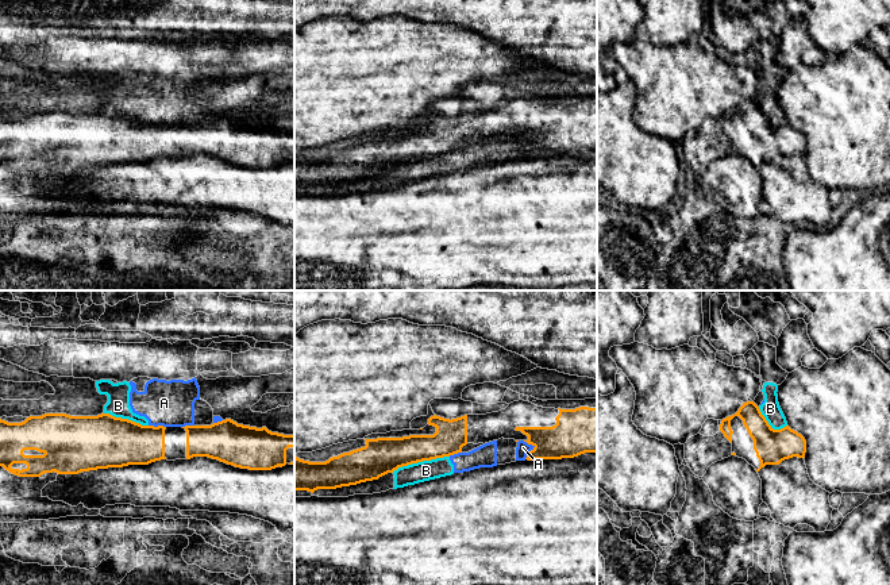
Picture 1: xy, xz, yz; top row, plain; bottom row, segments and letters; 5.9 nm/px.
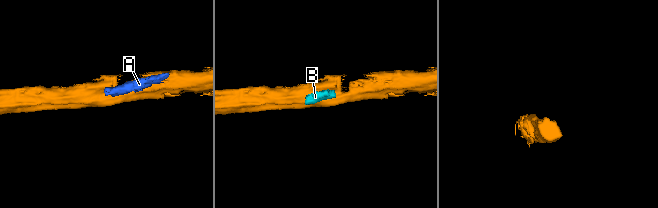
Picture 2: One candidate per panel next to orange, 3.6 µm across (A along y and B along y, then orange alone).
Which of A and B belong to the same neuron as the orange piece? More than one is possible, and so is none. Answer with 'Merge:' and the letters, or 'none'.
Merge: none

